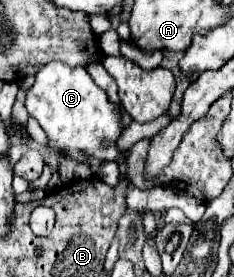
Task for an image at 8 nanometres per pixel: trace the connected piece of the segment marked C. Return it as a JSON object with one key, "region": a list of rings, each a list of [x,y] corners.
{"region":[[[62,61],[46,63],[38,73],[34,85],[26,93],[24,107],[48,135],[50,149],[68,155],[76,161],[116,161],[120,167],[120,181],[128,179],[126,163],[116,147],[122,133],[120,107],[110,103],[106,91],[102,91],[88,75],[84,67],[68,67]]]}

